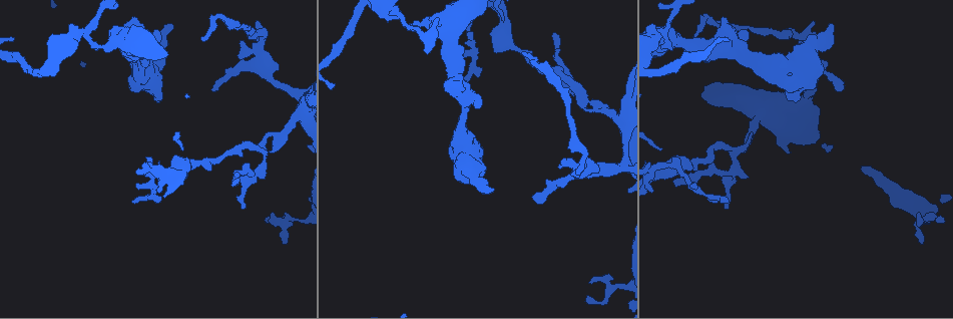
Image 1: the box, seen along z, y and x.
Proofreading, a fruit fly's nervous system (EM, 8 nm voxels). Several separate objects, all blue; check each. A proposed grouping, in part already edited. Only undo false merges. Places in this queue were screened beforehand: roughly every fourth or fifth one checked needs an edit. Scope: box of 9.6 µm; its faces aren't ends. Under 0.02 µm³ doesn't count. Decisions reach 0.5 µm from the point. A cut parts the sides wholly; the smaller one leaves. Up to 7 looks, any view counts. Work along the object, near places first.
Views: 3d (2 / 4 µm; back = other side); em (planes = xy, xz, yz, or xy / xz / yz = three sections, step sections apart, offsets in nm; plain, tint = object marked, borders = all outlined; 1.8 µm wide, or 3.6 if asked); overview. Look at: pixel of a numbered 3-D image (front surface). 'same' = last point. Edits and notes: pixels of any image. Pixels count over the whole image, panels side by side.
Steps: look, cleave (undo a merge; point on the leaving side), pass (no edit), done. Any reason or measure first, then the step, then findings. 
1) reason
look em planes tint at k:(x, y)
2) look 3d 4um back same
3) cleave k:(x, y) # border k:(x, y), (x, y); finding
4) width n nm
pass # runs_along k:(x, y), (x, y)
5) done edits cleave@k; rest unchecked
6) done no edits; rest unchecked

four or more arms meet
look 3d 2um at 1:(587, 100)

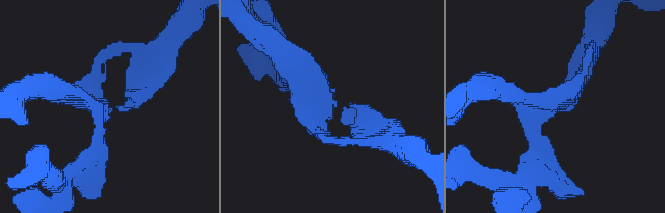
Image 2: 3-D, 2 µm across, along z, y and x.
shape alone is not enough
look em xy step 4 tint at 2:(102, 104)

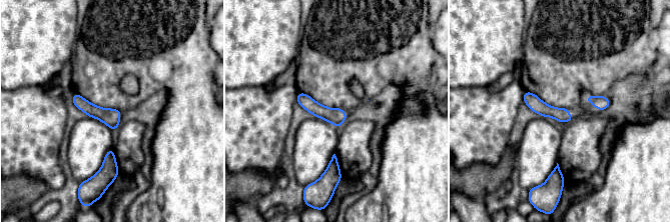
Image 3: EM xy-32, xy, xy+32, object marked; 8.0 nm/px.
pass # all the same neuron

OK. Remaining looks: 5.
look em planes tint at 1:(766, 60)

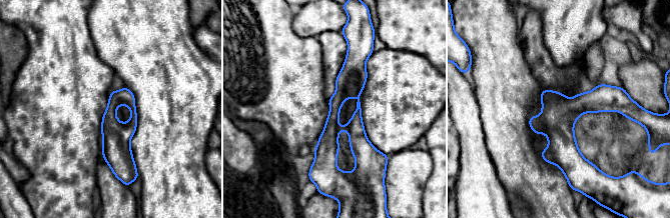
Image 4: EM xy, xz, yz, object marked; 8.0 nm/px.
pass # runs_along 4:(350, 52), (329, 170); one neuron here

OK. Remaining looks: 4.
look em planes tint at 1:(795, 35)

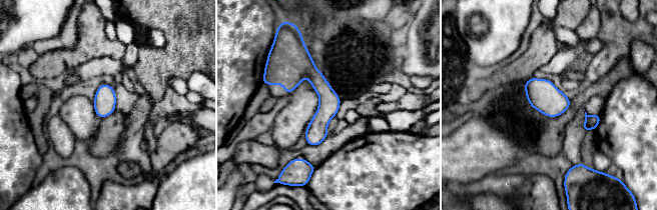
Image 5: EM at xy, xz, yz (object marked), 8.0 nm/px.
pass # runs_along 5:(297, 54), (324, 91), (314, 143); all the same neuron

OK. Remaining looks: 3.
done no edits; rest unchecked

